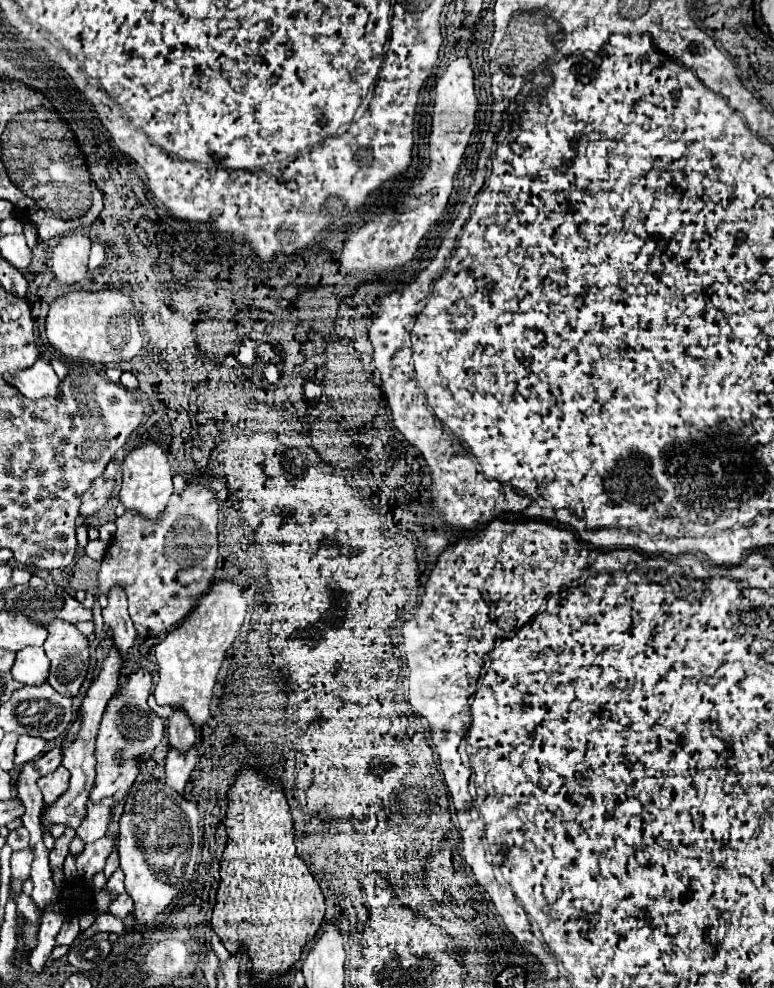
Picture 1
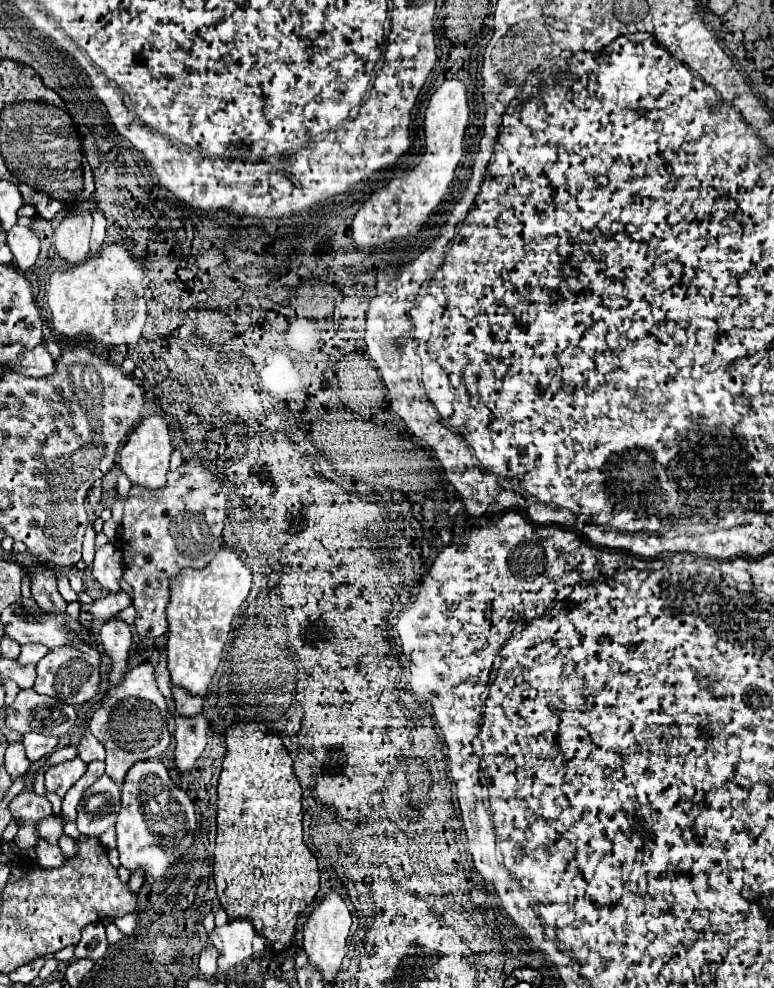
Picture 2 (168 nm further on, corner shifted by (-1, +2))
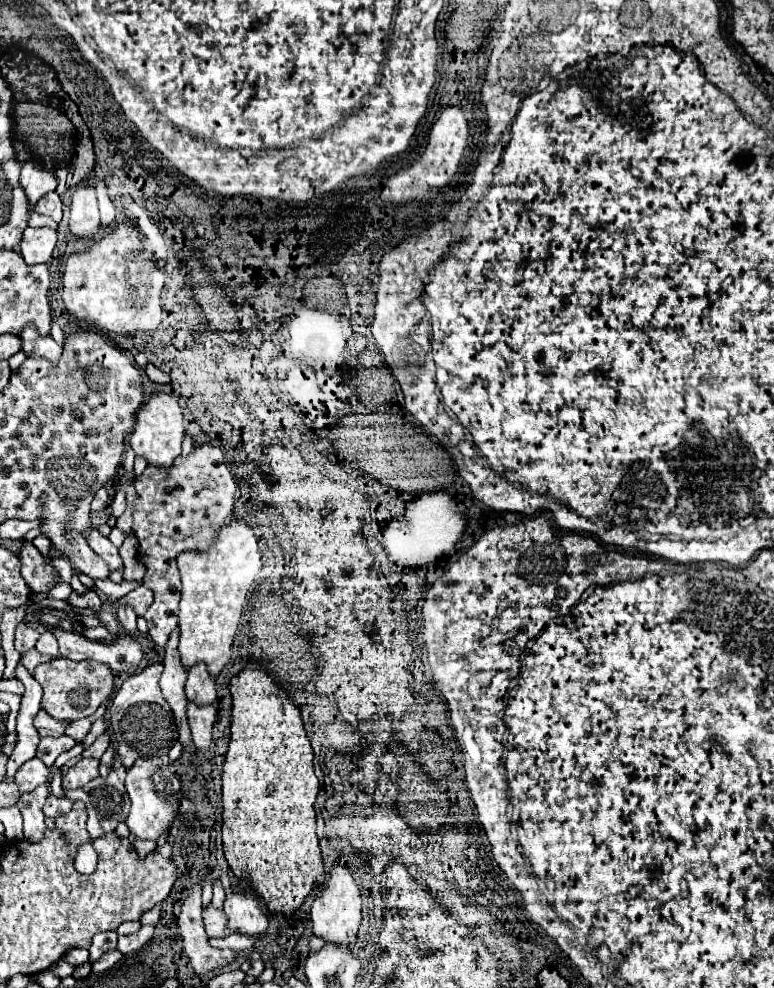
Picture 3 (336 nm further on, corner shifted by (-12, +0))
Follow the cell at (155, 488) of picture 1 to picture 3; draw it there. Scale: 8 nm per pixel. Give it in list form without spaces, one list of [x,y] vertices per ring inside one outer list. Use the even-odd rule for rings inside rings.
[[[155,394],[151,400],[145,402],[145,406],[137,414],[137,424],[131,434],[131,448],[137,456],[143,456],[149,466],[157,468],[169,468],[173,460],[181,454],[181,442],[183,442],[183,414],[175,398],[167,394]]]

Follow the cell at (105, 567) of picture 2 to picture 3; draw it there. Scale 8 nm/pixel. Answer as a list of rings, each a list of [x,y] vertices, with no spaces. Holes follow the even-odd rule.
[[[97,528],[89,532],[89,546],[109,564],[111,570],[123,568],[123,560],[121,560],[121,556],[119,556],[119,548],[113,546],[113,544],[109,542],[109,538],[101,536]]]

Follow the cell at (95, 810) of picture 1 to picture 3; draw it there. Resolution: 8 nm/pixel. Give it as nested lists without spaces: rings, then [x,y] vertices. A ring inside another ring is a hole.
[[[111,770],[107,778],[95,778],[79,790],[64,789],[64,795],[73,800],[83,800],[87,806],[87,830],[93,838],[105,836],[115,830],[119,822],[125,822],[129,814],[129,798],[125,794],[123,780]]]

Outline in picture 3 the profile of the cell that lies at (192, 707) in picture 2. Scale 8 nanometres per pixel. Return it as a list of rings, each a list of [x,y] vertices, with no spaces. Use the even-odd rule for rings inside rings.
[[[193,666],[193,670],[189,670],[187,682],[185,682],[185,694],[187,694],[187,700],[197,706],[215,704],[217,700],[215,680],[209,678],[205,666]]]

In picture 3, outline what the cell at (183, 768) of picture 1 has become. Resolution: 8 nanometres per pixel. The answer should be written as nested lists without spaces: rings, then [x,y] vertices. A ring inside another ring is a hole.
[[[189,702],[187,706],[187,718],[189,718],[189,728],[193,736],[193,744],[199,752],[205,752],[213,744],[213,724],[217,718],[217,708],[215,706],[195,706]]]

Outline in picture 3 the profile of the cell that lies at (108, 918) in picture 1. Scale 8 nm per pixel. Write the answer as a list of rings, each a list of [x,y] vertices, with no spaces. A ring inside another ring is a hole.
[[[73,948],[63,956],[63,960],[69,962],[71,966],[79,966],[79,964],[89,962],[89,952],[85,948]]]

